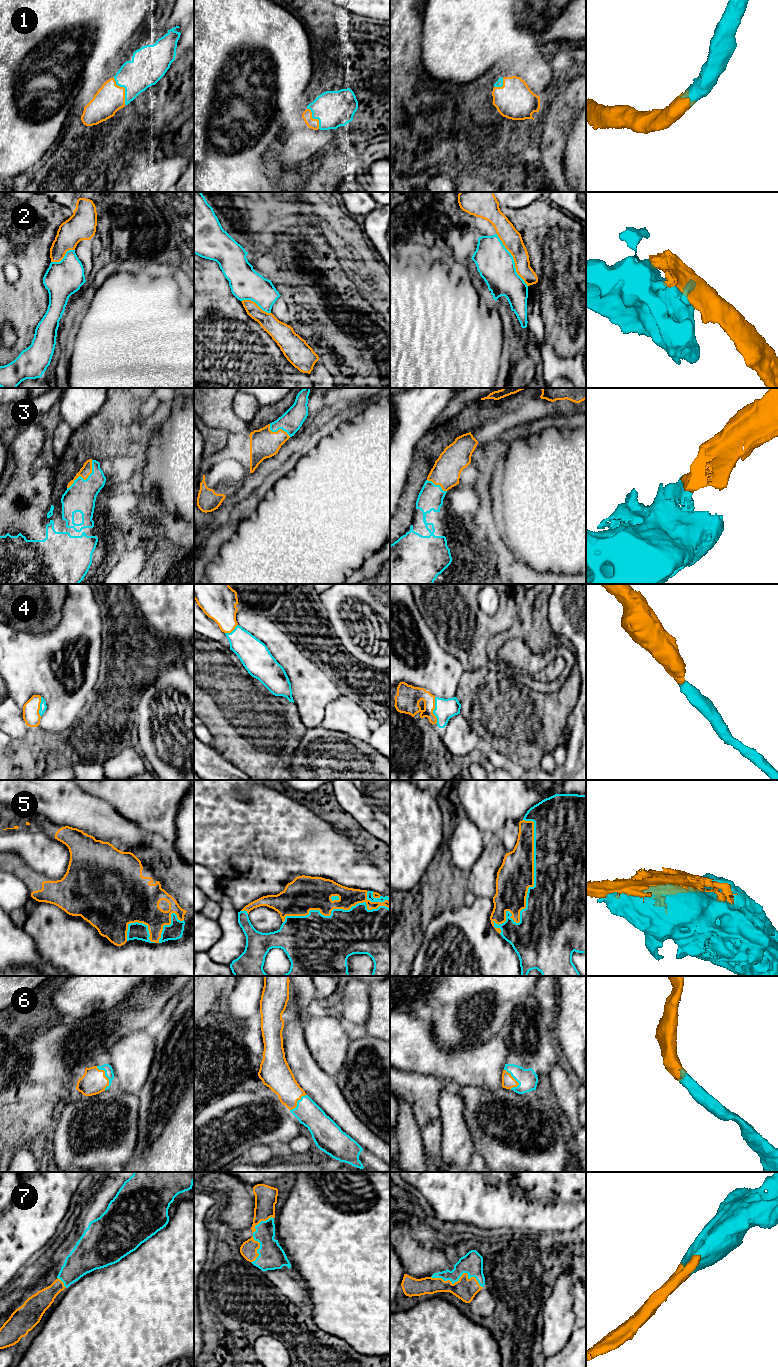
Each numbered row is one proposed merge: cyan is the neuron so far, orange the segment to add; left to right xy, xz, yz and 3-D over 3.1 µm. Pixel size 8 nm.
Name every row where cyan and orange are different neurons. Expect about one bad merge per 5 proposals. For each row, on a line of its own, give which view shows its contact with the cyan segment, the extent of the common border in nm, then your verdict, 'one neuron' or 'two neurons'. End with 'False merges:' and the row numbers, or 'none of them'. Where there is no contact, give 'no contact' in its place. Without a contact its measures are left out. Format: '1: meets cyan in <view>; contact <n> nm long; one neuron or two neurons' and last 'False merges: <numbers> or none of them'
1: meets cyan in xy; contact 240 nm long; one neuron
2: meets cyan in yz; contact 500 nm long; two neurons
3: meets cyan in xy; contact 300 nm long; one neuron
4: meets cyan in yz; contact 220 nm long; one neuron
5: meets cyan in yz; contact 950 nm long; one neuron
6: meets cyan in xy; contact 200 nm long; one neuron
7: meets cyan in yz; contact 420 nm long; one neuron
False merges: 2

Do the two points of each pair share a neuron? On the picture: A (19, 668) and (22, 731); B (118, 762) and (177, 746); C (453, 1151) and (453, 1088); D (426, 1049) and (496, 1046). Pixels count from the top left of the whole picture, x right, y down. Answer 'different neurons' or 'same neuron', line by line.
A: different neurons
B: different neurons
C: same neuron
D: same neuron

